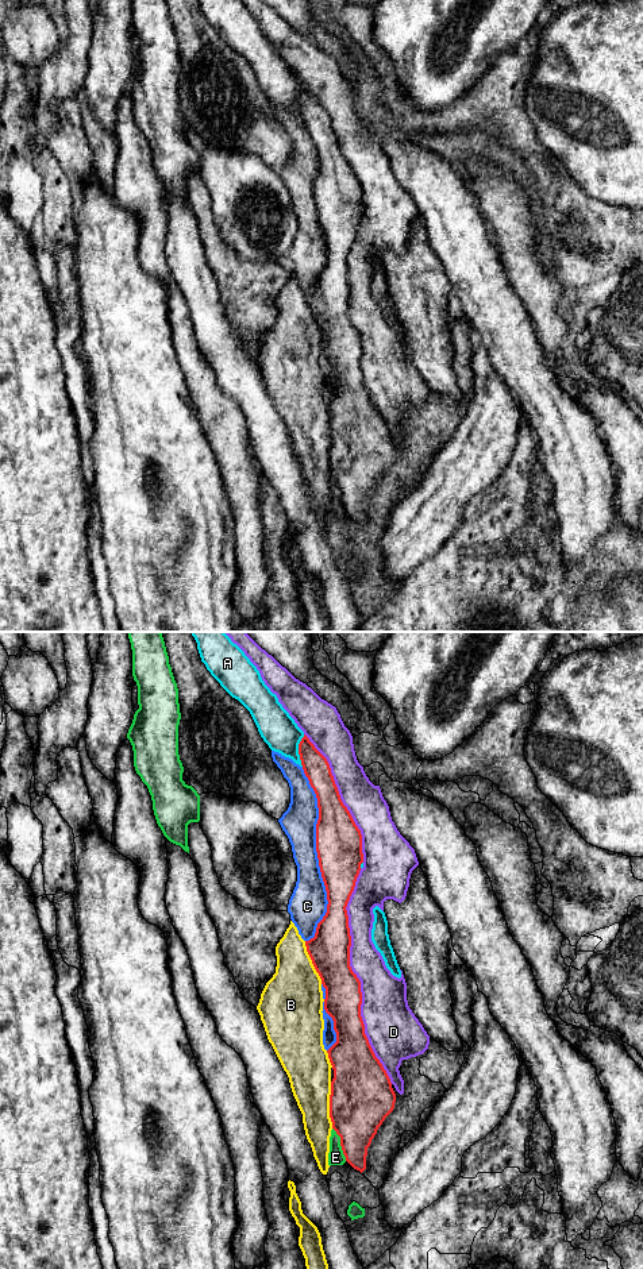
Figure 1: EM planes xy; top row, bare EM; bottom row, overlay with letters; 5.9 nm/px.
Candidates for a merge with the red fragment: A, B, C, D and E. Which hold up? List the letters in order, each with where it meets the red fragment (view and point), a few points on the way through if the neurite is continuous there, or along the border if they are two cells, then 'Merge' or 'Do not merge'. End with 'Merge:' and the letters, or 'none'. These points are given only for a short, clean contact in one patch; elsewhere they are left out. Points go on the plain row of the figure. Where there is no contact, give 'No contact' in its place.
A: Touches red at xy (299, 103). Do not merge
B: Touches red at xy (330, 456). Do not merge
C: Touches red at xy (318, 207). Do not merge
D: Touches red at xy (355, 328). Do not merge
E: Touches red at xy (341, 496). Do not merge
Merge: none

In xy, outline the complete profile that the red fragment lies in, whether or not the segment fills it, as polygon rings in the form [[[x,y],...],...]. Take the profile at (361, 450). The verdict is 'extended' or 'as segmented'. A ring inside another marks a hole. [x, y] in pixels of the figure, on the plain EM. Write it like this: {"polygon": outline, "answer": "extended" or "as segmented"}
{"polygon": [[[305,86],[299,96],[299,107],[317,150],[316,204],[328,252],[327,265],[317,275],[315,289],[305,293],[305,298],[326,340],[324,362],[332,370],[336,385],[336,394],[327,402],[334,421],[330,470],[332,481],[340,489],[346,513],[362,525],[366,521],[367,500],[396,455],[390,431],[365,386],[361,333],[350,319],[351,288],[346,259],[363,215],[362,186],[340,151],[327,111]]], "answer": "as segmented"}

